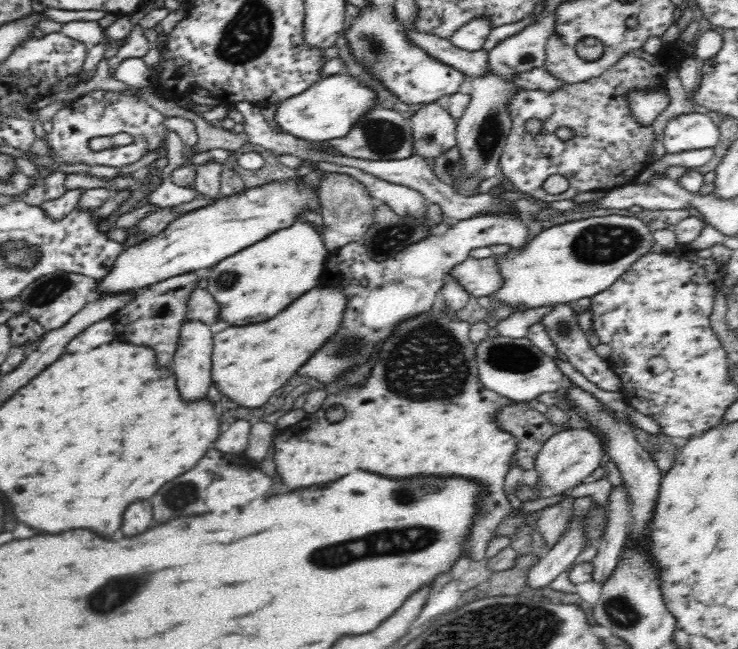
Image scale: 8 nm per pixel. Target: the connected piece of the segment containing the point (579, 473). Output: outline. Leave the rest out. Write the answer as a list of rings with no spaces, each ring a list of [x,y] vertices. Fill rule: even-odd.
[[[571,428],[558,431],[540,447],[540,450],[537,450],[533,462],[537,481],[533,484],[533,488],[542,493],[541,497],[563,494],[568,488],[583,483],[587,476],[604,464],[602,459],[604,453],[604,441],[600,435],[594,433],[594,430]]]

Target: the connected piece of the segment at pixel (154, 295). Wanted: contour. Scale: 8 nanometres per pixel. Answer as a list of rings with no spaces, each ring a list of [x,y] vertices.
[[[192,271],[151,284],[150,287],[138,291],[122,310],[112,316],[115,328],[114,339],[124,340],[130,344],[149,346],[155,352],[156,365],[162,369],[171,369],[180,328],[186,319],[187,300],[189,294],[198,287],[200,280],[201,278]]]

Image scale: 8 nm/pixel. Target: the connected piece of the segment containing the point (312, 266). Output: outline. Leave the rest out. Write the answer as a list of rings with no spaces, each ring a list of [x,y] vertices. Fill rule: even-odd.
[[[298,218],[290,228],[282,228],[276,232],[273,232],[270,236],[266,236],[264,240],[252,244],[240,250],[236,254],[233,254],[231,257],[226,258],[226,260],[221,260],[218,264],[213,266],[213,269],[208,273],[208,287],[207,291],[214,297],[214,300],[217,304],[220,305],[219,320],[224,320],[224,322],[230,322],[231,326],[244,326],[248,324],[258,324],[264,322],[265,320],[270,320],[270,318],[282,312],[291,302],[294,302],[297,298],[300,298],[304,293],[312,290],[312,288],[318,286],[319,278],[321,277],[326,259],[331,252],[328,250],[323,243],[322,237],[318,228],[314,225],[302,221],[302,218]]]

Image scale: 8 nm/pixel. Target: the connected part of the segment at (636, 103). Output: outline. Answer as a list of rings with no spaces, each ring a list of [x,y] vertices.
[[[666,87],[646,89],[645,91],[644,89],[641,91],[632,89],[627,92],[629,111],[641,126],[653,124],[660,112],[666,110],[668,104],[670,104],[670,95],[668,95]]]

